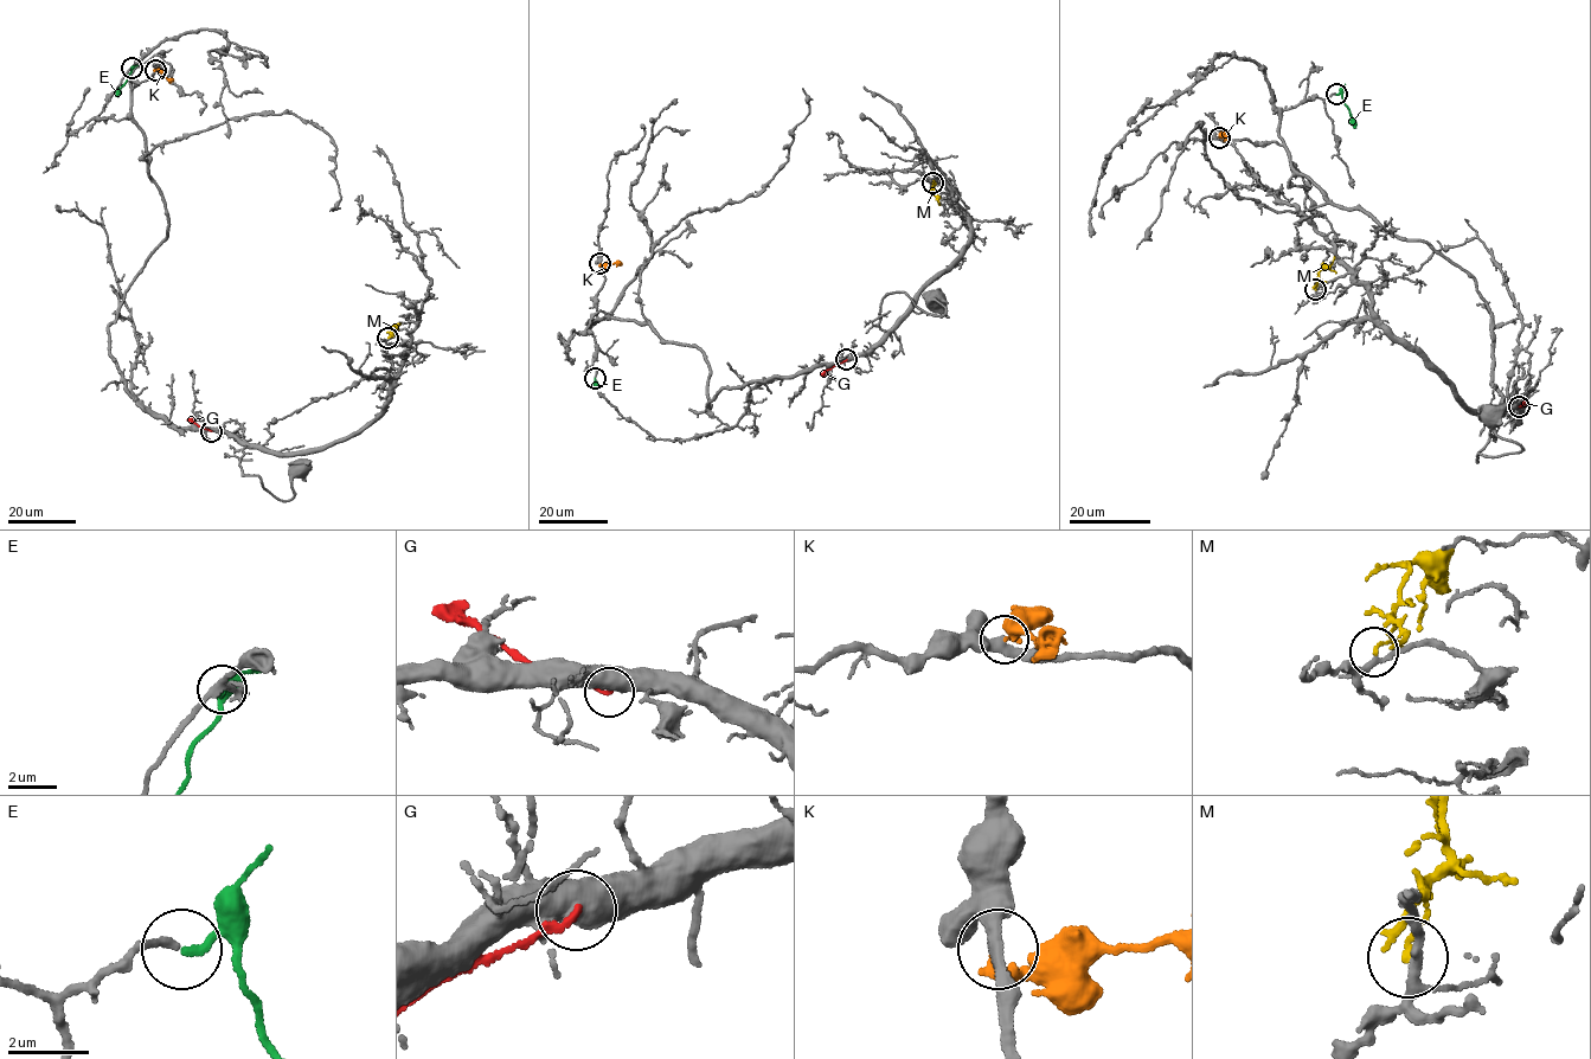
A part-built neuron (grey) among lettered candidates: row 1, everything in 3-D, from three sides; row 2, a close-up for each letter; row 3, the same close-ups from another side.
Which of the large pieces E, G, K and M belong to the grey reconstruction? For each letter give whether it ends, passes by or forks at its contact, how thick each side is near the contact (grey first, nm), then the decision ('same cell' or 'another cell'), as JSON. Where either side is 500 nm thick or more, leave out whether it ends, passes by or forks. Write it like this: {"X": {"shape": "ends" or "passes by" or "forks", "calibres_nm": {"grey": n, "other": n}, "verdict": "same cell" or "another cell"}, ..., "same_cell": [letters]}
{"E": {"shape": "ends", "calibres_nm": {"grey": 160, "other": 180}, "verdict": "same cell"}, "G": {"shape": "ends", "calibres_nm": {"grey": 440, "other": 170}, "verdict": "another cell"}, "K": {"shape": "ends", "calibres_nm": {"grey": 360, "other": 220}, "verdict": "another cell"}, "M": {"shape": "ends", "calibres_nm": {"grey": 190, "other": 140}, "verdict": "another cell"}, "same_cell": ["E"]}

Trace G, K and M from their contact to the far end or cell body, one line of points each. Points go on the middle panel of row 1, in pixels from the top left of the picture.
G: (846, 359), (822, 376)
K: (601, 263), (622, 264)
M: (932, 183), (940, 205)

